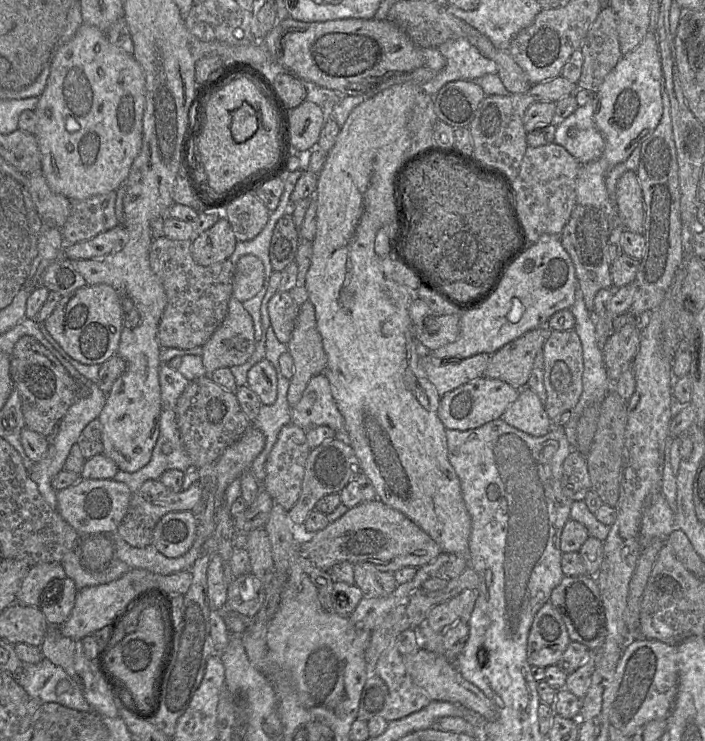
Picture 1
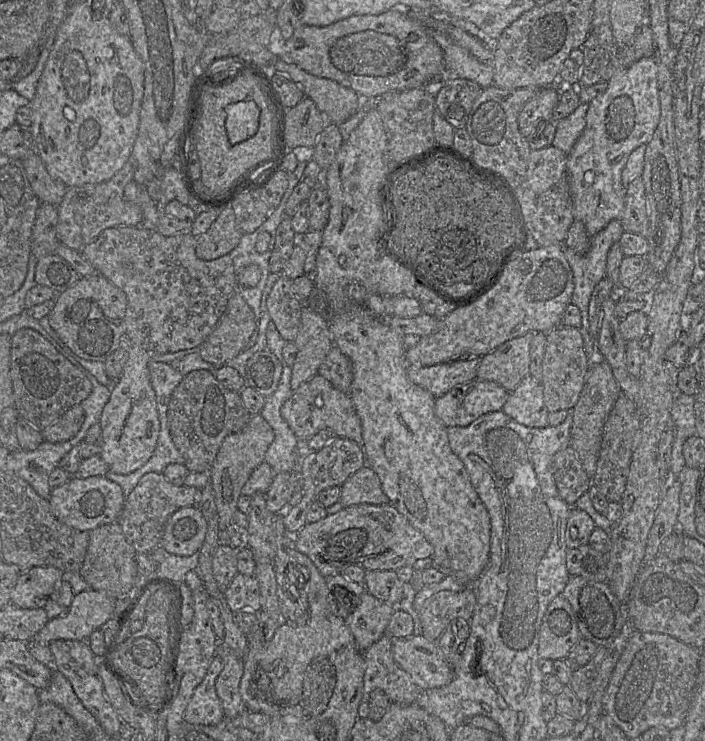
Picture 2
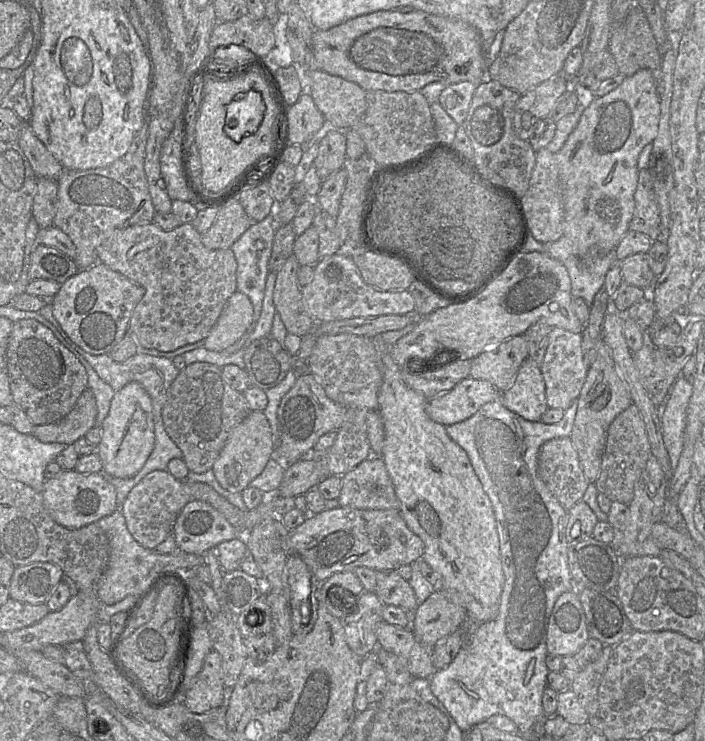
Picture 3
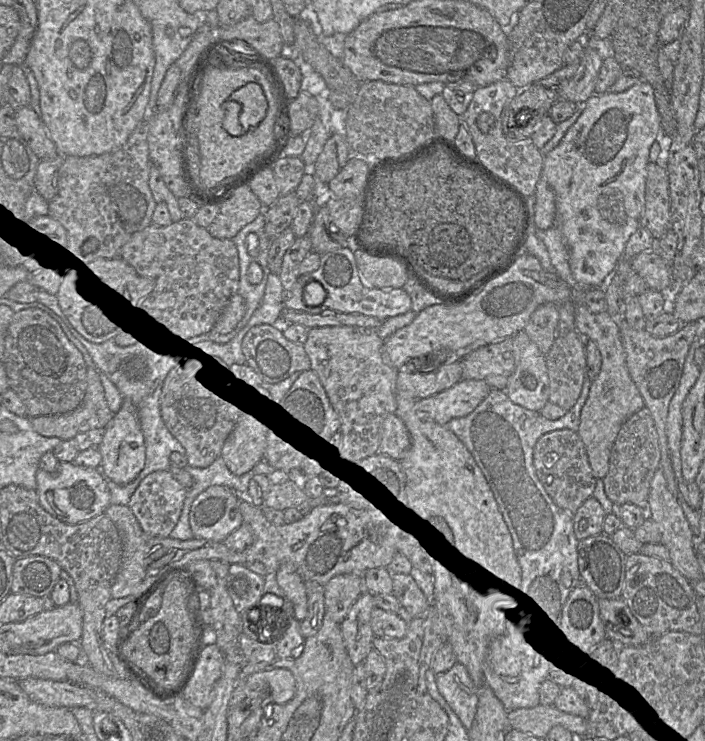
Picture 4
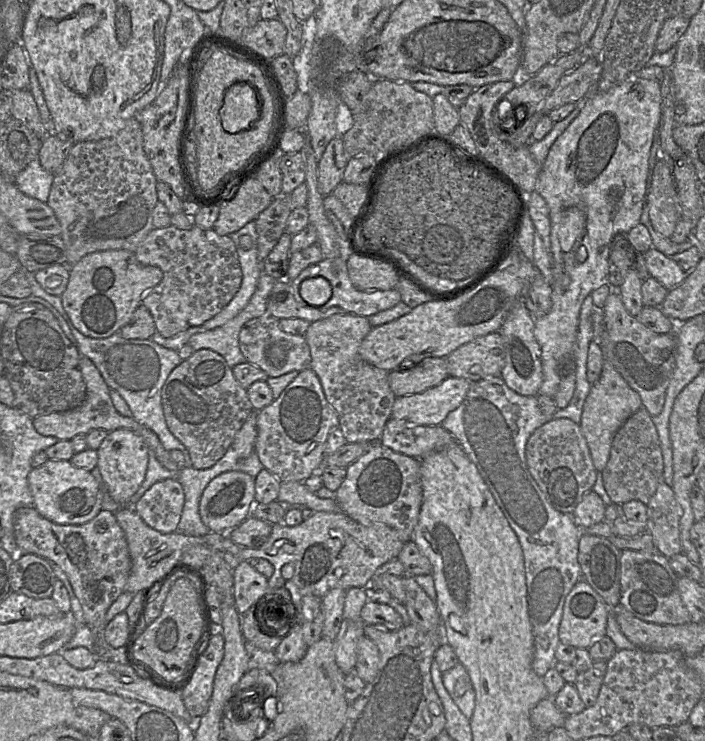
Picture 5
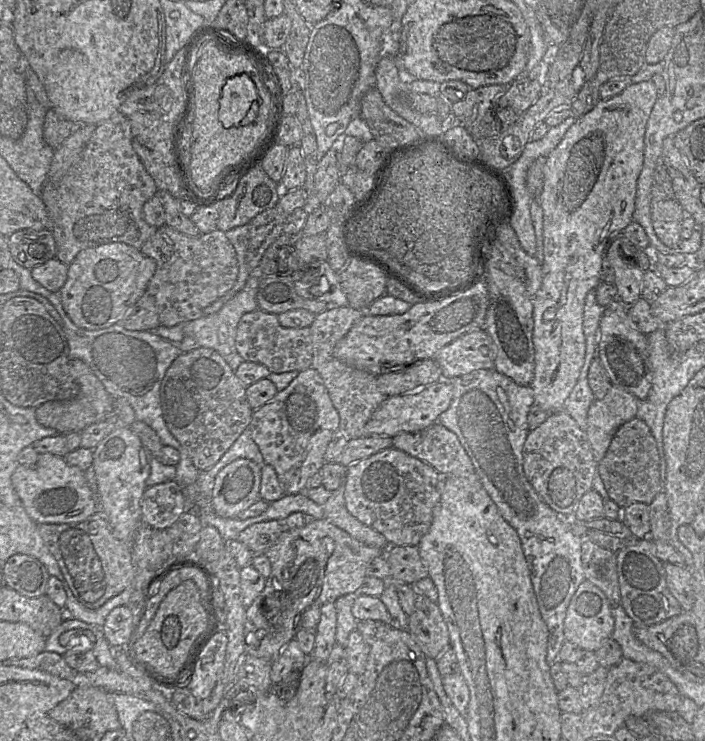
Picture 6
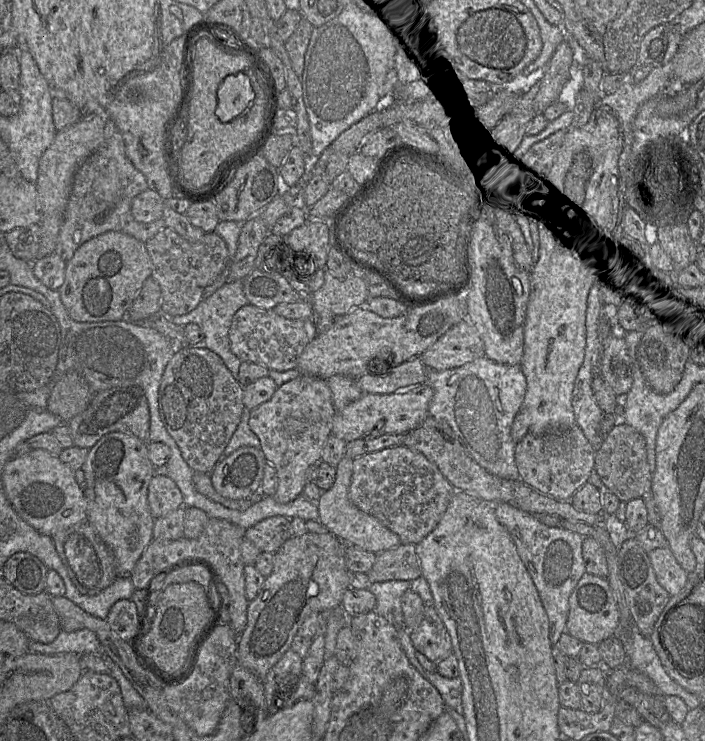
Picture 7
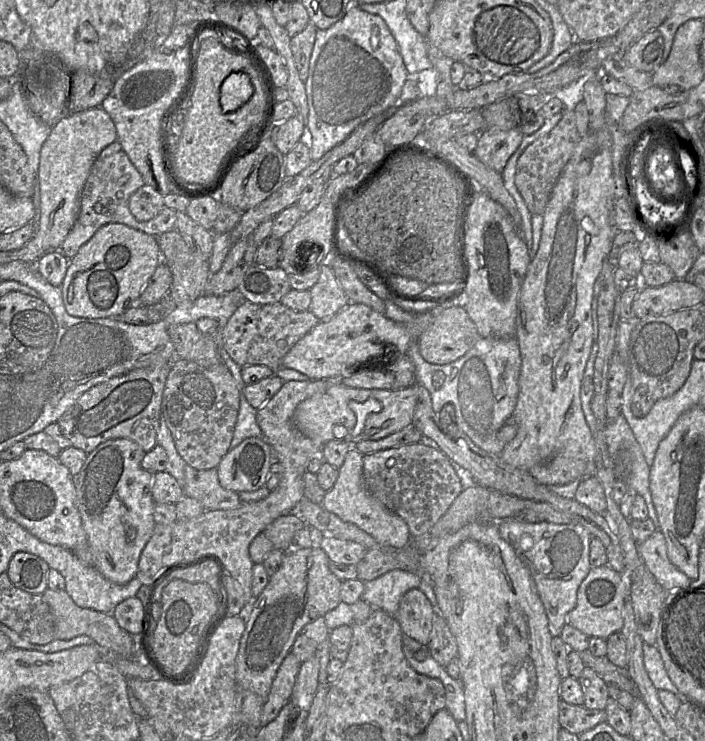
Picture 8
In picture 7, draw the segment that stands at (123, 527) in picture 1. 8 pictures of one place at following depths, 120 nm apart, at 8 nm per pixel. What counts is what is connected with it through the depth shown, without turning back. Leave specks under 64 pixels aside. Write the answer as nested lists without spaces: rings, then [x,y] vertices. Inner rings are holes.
[[[154,475],[148,487],[148,505],[154,519],[184,506],[183,495],[168,475]]]

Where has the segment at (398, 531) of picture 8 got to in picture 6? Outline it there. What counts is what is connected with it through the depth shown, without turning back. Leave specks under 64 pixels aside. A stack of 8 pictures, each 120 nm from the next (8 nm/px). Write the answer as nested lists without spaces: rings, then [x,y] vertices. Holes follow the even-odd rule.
[[[345,481],[332,491],[323,505],[324,518],[368,546],[388,549],[391,545],[380,532],[363,524],[347,510],[344,491]]]

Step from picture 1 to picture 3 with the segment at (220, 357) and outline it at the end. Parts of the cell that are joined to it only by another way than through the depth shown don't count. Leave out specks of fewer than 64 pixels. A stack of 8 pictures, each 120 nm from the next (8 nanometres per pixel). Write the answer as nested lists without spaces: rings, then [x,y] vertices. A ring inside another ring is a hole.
[[[236,290],[226,302],[203,347],[221,352],[236,343],[251,325],[253,311],[252,302],[247,295]]]

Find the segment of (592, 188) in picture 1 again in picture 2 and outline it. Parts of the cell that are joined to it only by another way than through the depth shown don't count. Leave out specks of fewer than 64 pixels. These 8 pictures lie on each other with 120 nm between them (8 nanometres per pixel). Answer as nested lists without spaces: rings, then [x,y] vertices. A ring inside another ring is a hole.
[[[644,57],[628,68],[619,68],[608,81],[607,89],[589,102],[586,126],[568,154],[566,173],[573,218],[584,224],[590,237],[602,230],[611,220],[619,220],[623,211],[627,185],[622,183],[622,170],[630,153],[651,140],[660,120],[657,74],[658,65],[655,57]]]

